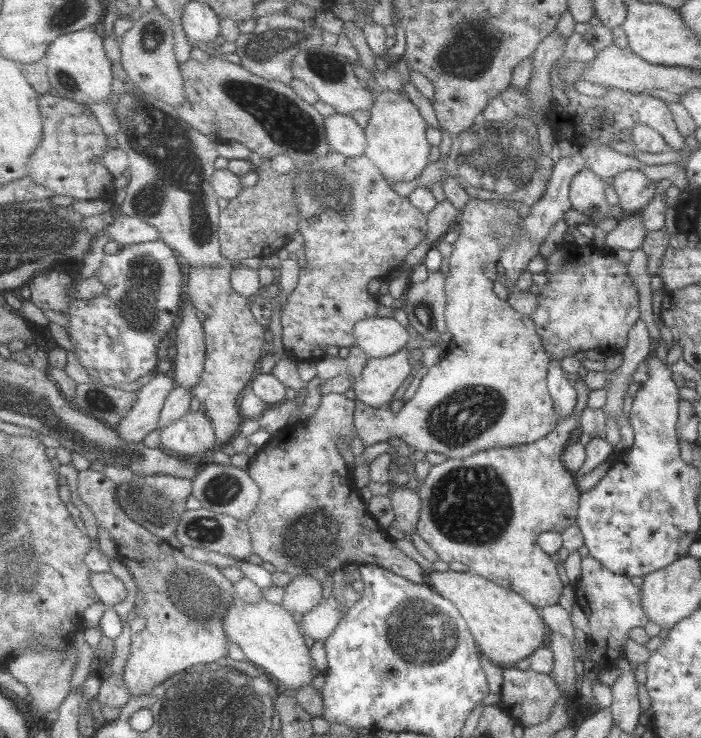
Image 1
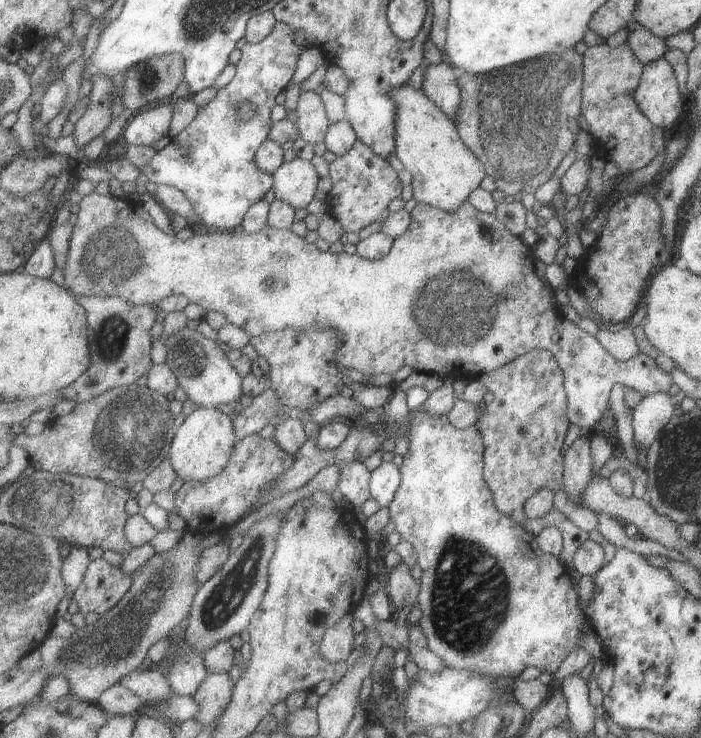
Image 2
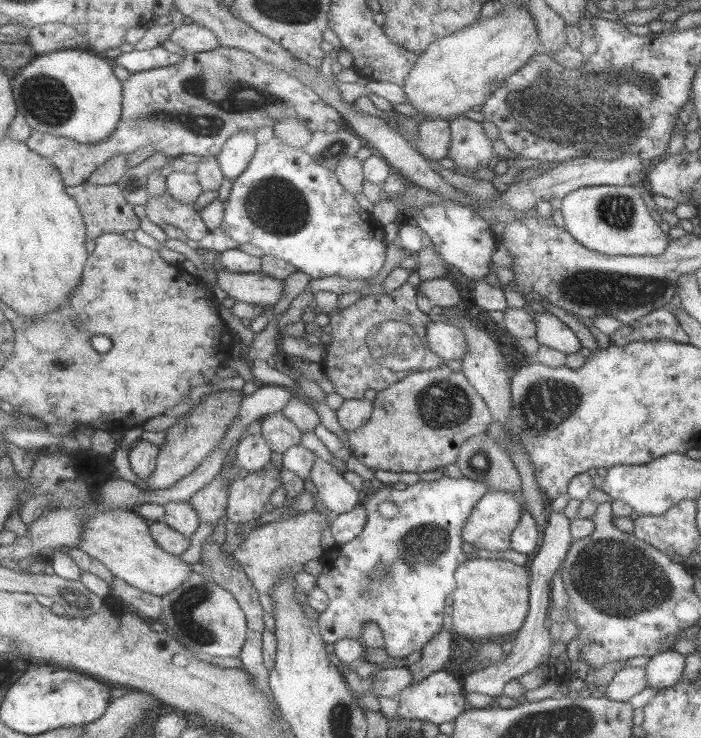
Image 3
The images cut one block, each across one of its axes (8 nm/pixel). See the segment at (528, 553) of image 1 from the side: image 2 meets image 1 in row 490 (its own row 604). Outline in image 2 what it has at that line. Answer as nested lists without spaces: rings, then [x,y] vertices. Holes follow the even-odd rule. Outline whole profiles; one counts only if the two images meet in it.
[[[423,405],[415,408],[415,409],[409,409],[408,414],[408,423],[410,427],[408,428],[407,433],[404,435],[399,433],[399,436],[403,436],[405,440],[407,440],[410,444],[409,449],[407,453],[403,456],[403,465],[400,467],[402,472],[402,483],[399,487],[399,490],[397,491],[397,494],[395,498],[392,500],[391,506],[389,507],[390,511],[392,512],[392,522],[395,524],[395,530],[401,534],[402,540],[408,541],[414,548],[417,554],[417,563],[419,564],[420,568],[423,570],[423,575],[420,579],[422,582],[420,595],[418,598],[418,606],[422,612],[422,617],[419,622],[419,626],[425,634],[425,638],[427,638],[428,642],[428,648],[441,660],[443,661],[443,665],[447,667],[451,667],[457,670],[468,670],[473,671],[477,674],[482,674],[486,679],[488,679],[490,684],[493,687],[496,687],[498,691],[494,692],[494,695],[492,696],[491,704],[489,705],[503,705],[506,702],[515,700],[514,698],[514,692],[513,686],[515,686],[516,682],[513,682],[513,680],[517,680],[519,678],[520,674],[527,669],[528,667],[535,667],[538,668],[541,672],[545,671],[549,674],[553,674],[555,670],[557,670],[557,667],[560,665],[560,662],[563,662],[563,659],[573,650],[573,649],[583,649],[585,652],[588,652],[593,658],[595,659],[605,659],[606,655],[604,652],[604,648],[601,642],[601,639],[597,636],[597,633],[590,627],[590,624],[588,623],[588,620],[586,616],[583,614],[582,608],[579,605],[579,596],[577,587],[573,587],[571,584],[571,578],[565,568],[563,566],[562,562],[558,557],[555,555],[544,553],[536,543],[536,537],[532,534],[528,533],[519,525],[519,523],[513,522],[512,518],[509,518],[508,515],[501,514],[500,511],[496,509],[496,506],[494,502],[492,501],[492,492],[490,491],[489,486],[485,482],[484,477],[484,468],[485,468],[485,443],[483,435],[481,434],[480,428],[478,427],[478,422],[470,426],[466,429],[460,429],[459,427],[456,427],[449,418],[449,415],[434,415],[433,413],[430,413]]]

